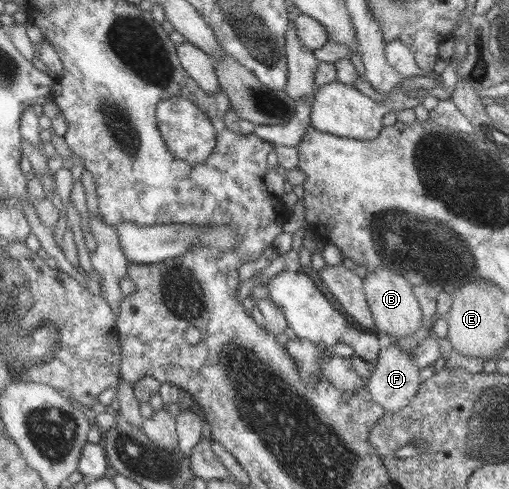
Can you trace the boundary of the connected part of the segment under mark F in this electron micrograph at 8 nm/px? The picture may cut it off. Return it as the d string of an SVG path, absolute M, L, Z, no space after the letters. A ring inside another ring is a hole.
M393 340L388 347L379 349L371 375L365 381L365 389L368 390L371 400L376 402L384 412L396 412L404 408L404 405L408 404L416 394L420 383L418 371L419 367L412 360L410 351L400 349Z

